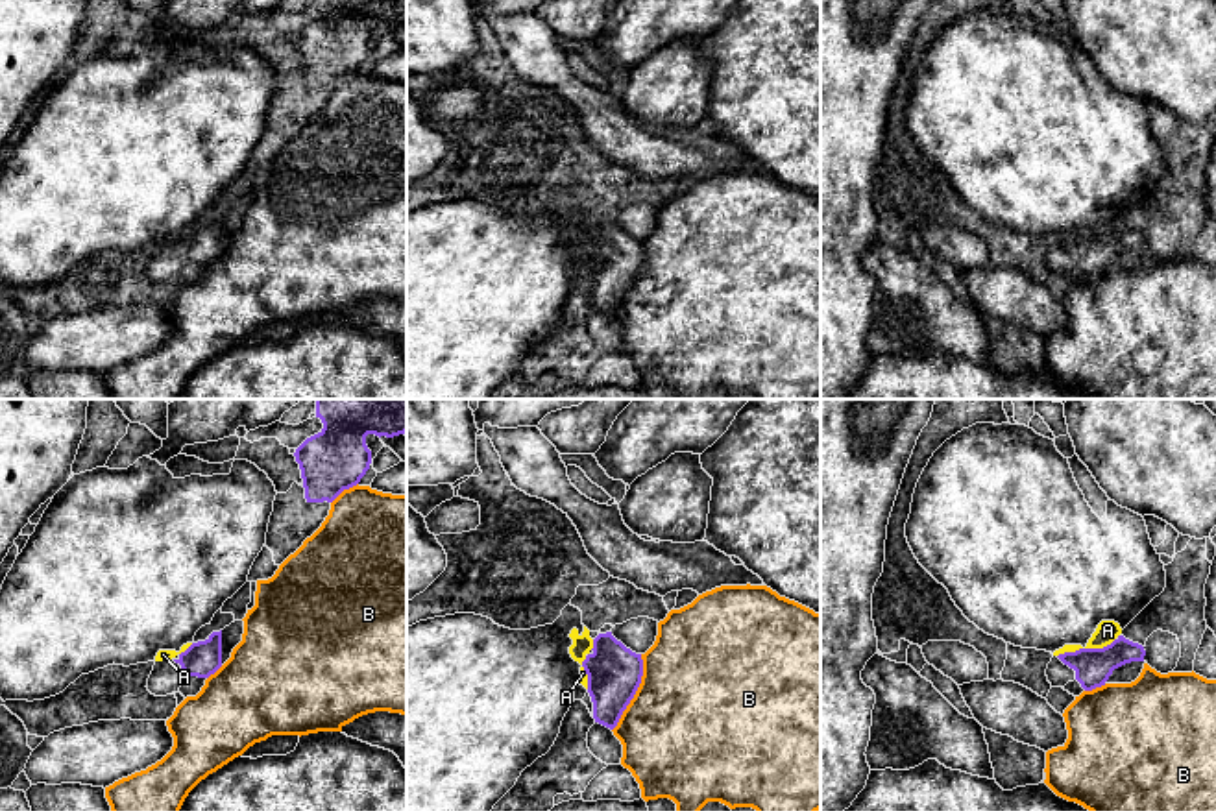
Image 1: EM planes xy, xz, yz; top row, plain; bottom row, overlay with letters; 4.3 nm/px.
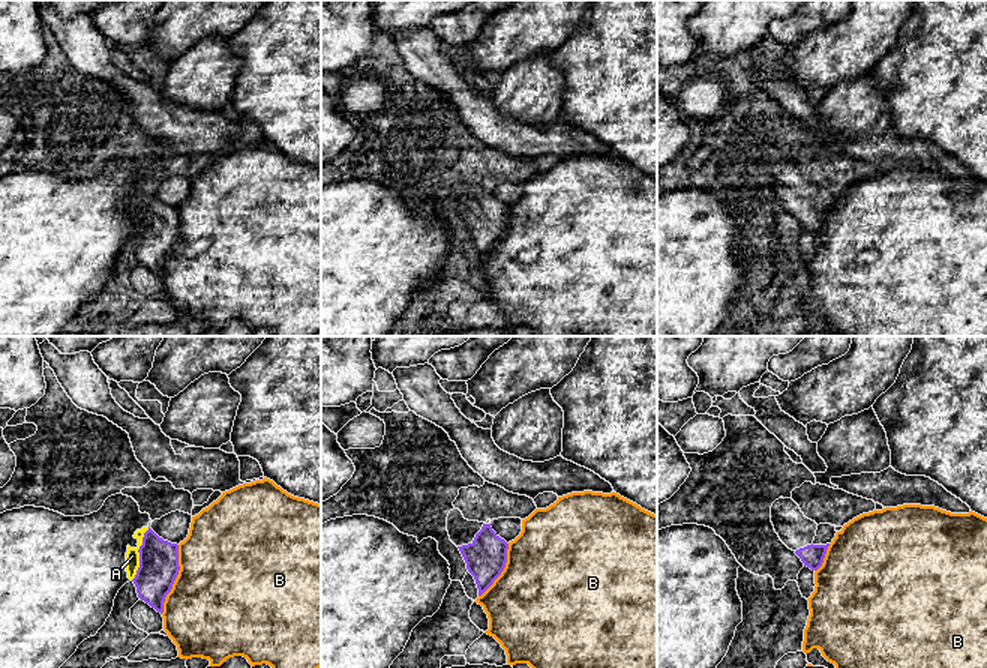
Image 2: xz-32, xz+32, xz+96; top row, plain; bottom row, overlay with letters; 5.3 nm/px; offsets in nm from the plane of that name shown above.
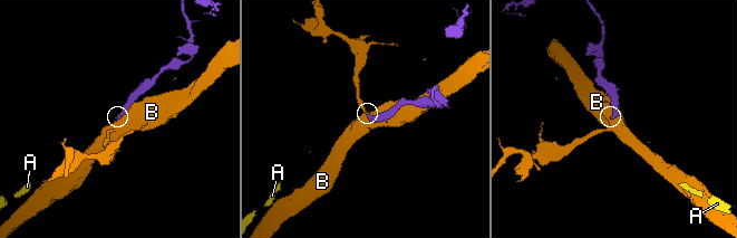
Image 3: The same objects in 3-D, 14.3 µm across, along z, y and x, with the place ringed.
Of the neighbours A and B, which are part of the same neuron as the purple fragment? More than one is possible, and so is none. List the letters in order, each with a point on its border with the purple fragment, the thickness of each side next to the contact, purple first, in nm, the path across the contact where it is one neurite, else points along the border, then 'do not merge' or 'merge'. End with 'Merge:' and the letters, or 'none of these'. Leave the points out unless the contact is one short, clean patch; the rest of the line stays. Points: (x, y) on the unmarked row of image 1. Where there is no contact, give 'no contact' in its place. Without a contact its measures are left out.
A: yz (1104, 233) | 160/100 nm | along yz (1118, 220), (1102, 233), (1085, 235) | do not merge
B: xz (634, 279) | 240/500 nm | do not merge
Merge: none of these

